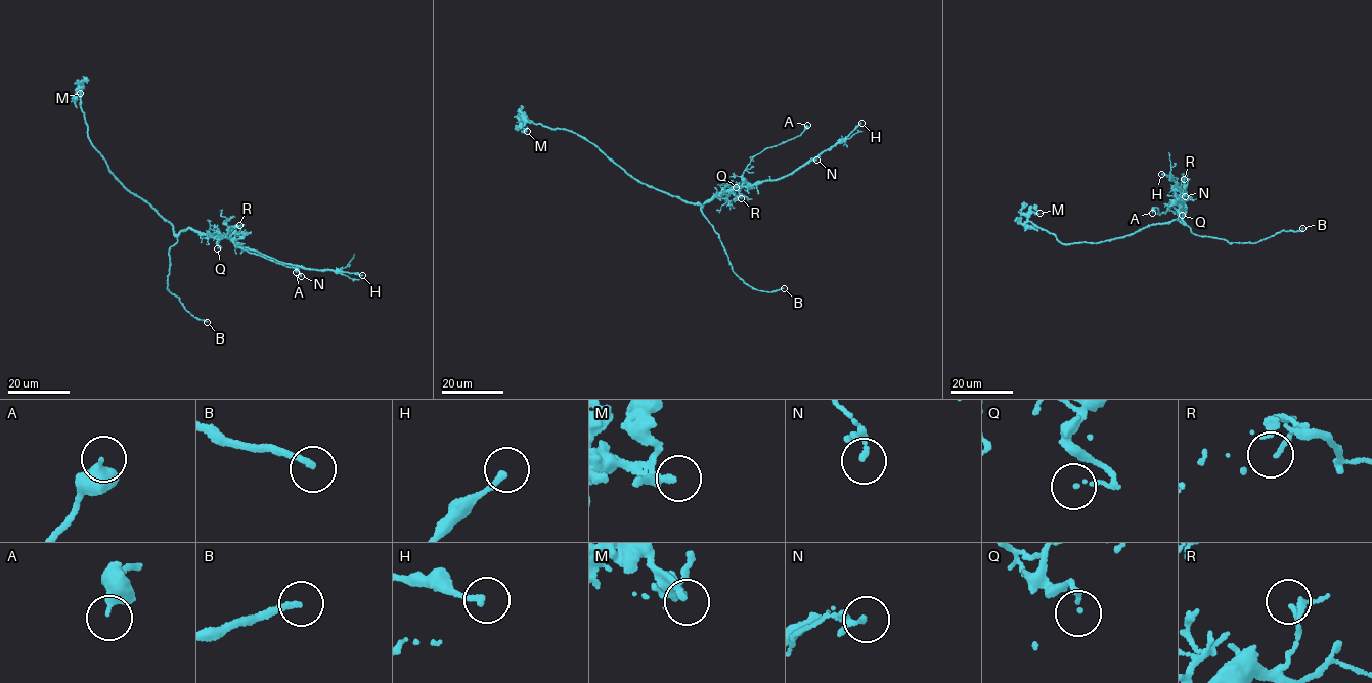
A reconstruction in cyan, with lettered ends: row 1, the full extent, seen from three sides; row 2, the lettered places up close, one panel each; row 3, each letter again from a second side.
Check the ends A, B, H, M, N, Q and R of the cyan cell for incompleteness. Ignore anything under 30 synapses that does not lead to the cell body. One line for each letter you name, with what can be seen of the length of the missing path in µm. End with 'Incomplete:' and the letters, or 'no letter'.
B: missing 15 µm
Incomplete: B

